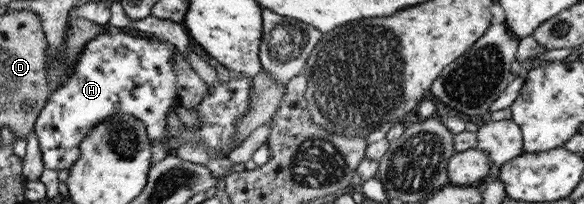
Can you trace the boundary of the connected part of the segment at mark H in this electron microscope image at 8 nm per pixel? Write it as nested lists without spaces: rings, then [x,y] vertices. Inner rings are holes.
[[[103,25],[103,32],[92,38],[79,53],[79,62],[73,72],[69,74],[69,80],[59,90],[54,90],[53,96],[47,101],[45,108],[39,113],[35,121],[34,132],[39,141],[41,158],[44,168],[63,170],[71,168],[75,161],[82,156],[82,142],[86,140],[87,134],[94,130],[107,117],[115,116],[115,113],[131,113],[133,117],[139,118],[148,129],[147,134],[157,145],[165,136],[165,118],[171,110],[171,102],[175,98],[175,82],[177,74],[173,72],[173,51],[175,47],[163,39],[151,34],[149,38],[143,38],[141,34],[131,34],[121,28]]]

